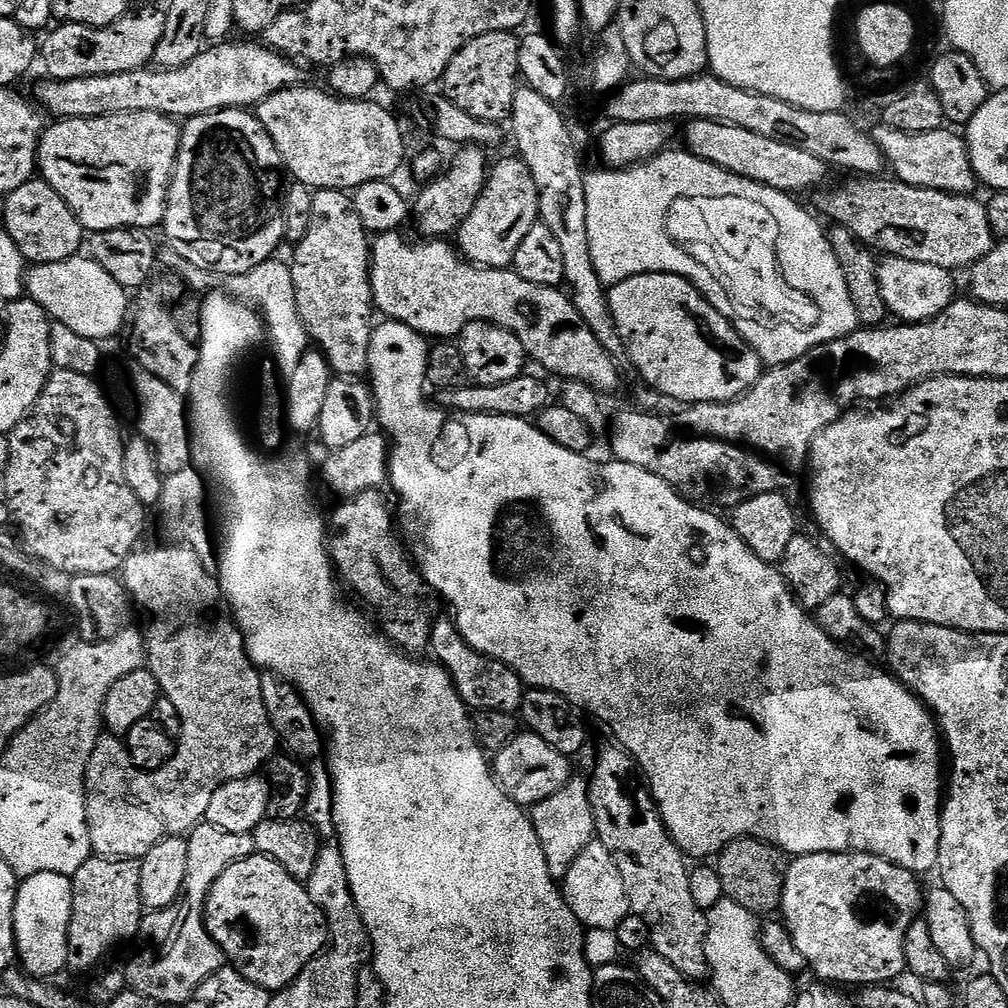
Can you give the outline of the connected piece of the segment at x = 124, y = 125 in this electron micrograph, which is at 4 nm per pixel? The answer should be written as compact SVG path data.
M127 112L113 116L99 116L98 118L74 118L73 120L57 119L49 123L40 137L40 151L38 153L38 172L46 183L54 190L58 190L61 198L68 203L73 214L80 219L80 225L89 233L118 230L119 228L143 228L152 230L163 225L166 206L168 205L168 187L172 184L172 175L176 169L176 159L180 153L181 125L173 117L164 116L161 112Z

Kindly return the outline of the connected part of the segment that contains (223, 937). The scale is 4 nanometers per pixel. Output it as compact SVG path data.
M253 854L234 862L208 891L204 921L210 938L225 954L227 963L239 970L250 982L262 986L269 994L289 988L302 970L324 951L329 939L324 912L312 901L307 887L295 880L278 861L269 856Z

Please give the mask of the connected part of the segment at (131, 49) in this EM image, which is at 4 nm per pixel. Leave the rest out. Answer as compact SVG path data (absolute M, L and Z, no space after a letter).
M140 8L137 12L136 9L129 11L127 16L118 18L118 22L110 26L99 28L64 22L56 27L43 37L45 40L42 40L42 64L44 60L44 68L48 71L45 73L51 79L69 80L102 74L122 74L149 67L158 50L158 42L162 42L166 18L161 9Z

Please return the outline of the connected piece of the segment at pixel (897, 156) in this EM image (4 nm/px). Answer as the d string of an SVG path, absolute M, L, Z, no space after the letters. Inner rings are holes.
M880 126L880 129L874 132L874 139L880 147L887 167L896 171L893 172L895 179L910 186L967 196L977 191L975 188L978 188L978 181L968 157L965 137L956 132L959 131L945 126L938 130L930 130L926 134L906 134L902 130Z

